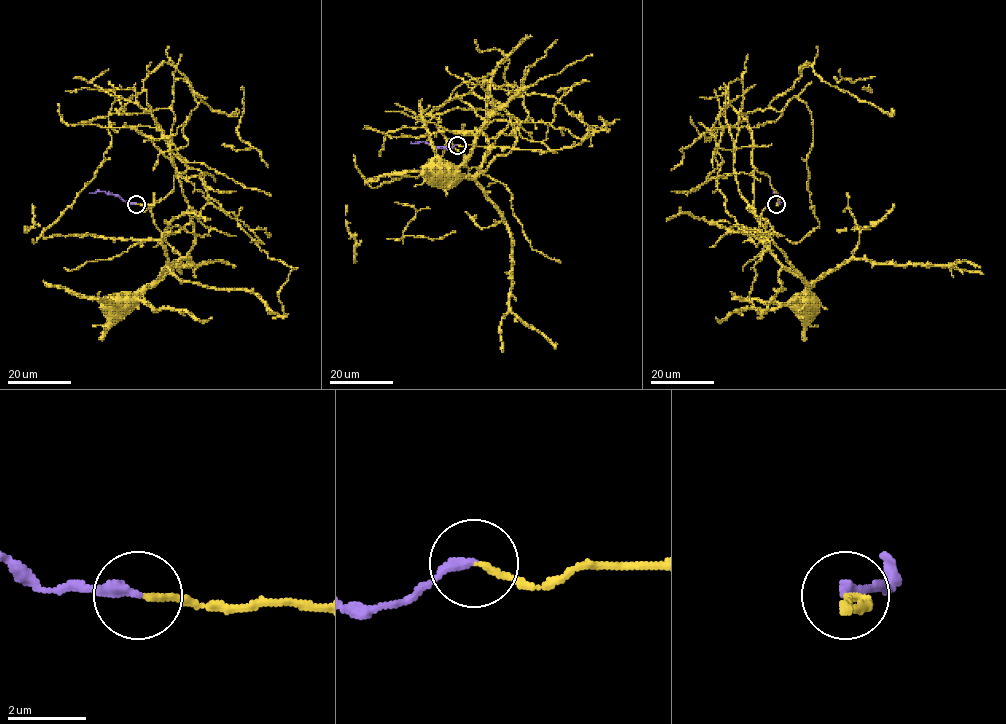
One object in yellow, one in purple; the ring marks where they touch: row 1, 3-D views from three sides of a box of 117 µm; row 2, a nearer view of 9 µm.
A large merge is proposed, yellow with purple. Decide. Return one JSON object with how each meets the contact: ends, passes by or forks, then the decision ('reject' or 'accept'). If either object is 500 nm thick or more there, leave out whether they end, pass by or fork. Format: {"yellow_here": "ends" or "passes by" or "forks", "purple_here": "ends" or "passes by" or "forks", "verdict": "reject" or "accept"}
{"yellow_here": "ends", "purple_here": "ends", "verdict": "accept"}

